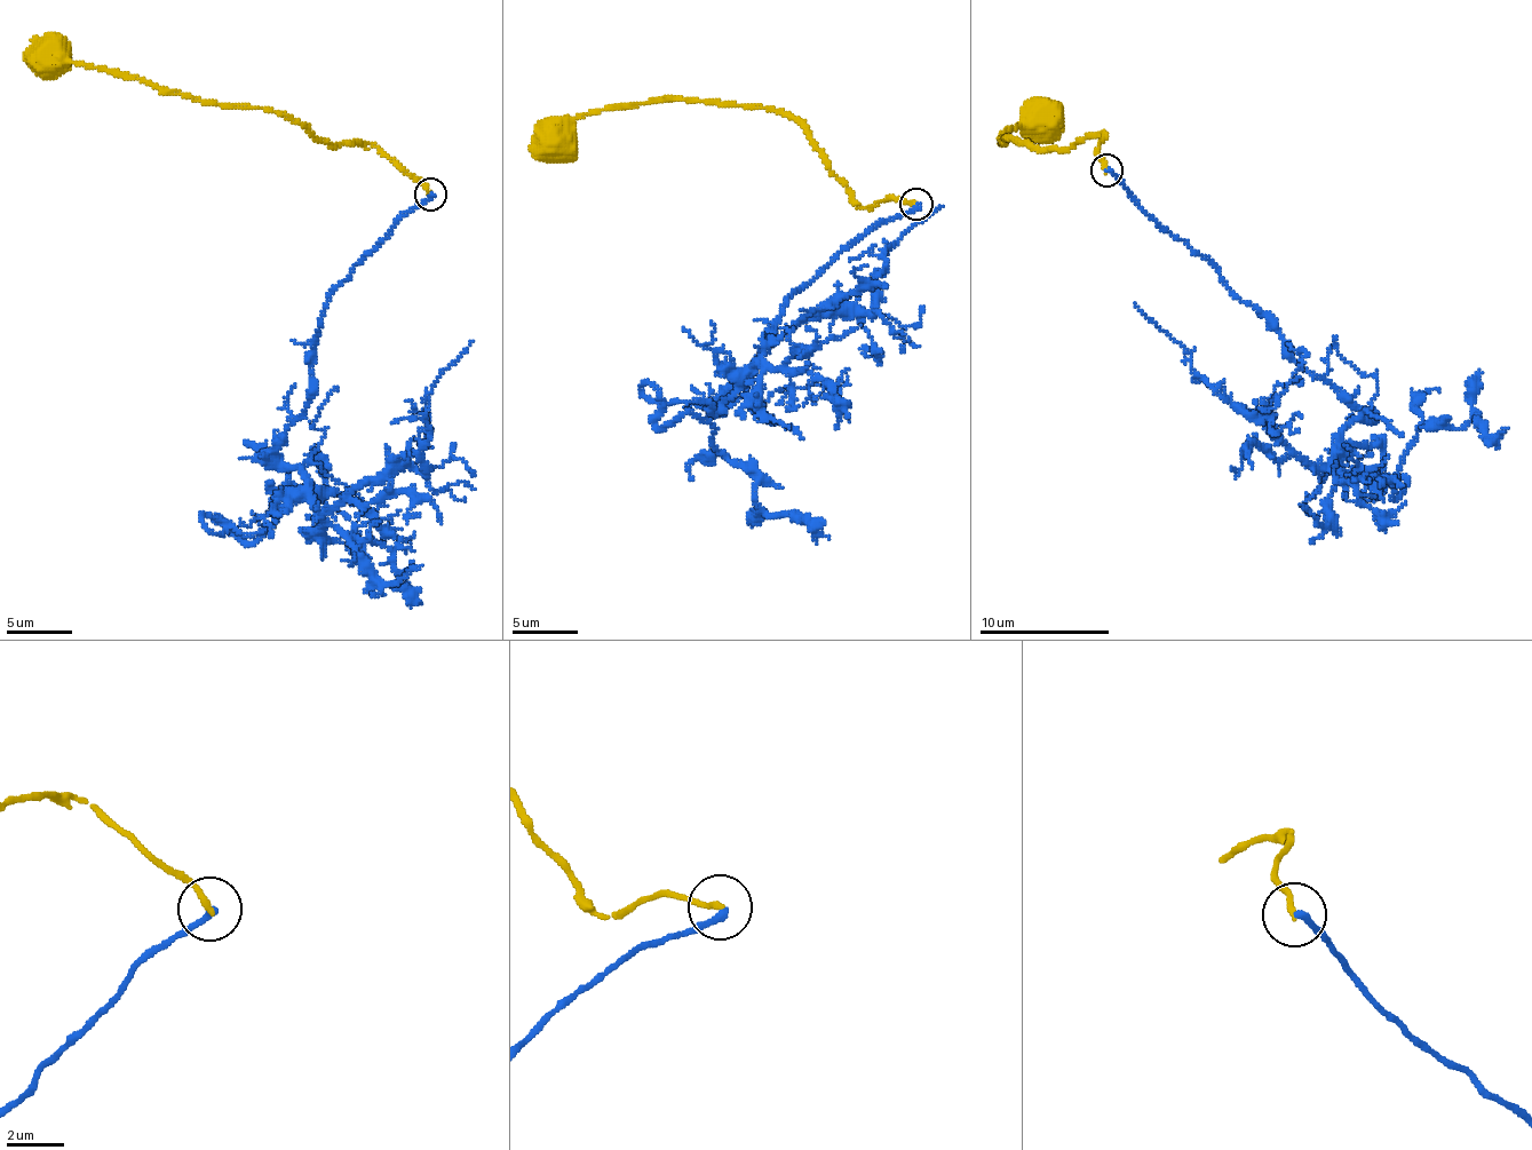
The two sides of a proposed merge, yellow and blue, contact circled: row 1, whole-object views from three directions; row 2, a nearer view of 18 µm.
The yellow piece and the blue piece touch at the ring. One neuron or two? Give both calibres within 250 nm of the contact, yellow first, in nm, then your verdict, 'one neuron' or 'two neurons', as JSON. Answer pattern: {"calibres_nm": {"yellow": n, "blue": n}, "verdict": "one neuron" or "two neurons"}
{"calibres_nm": {"yellow": 240, "blue": 280}, "verdict": "two neurons"}

